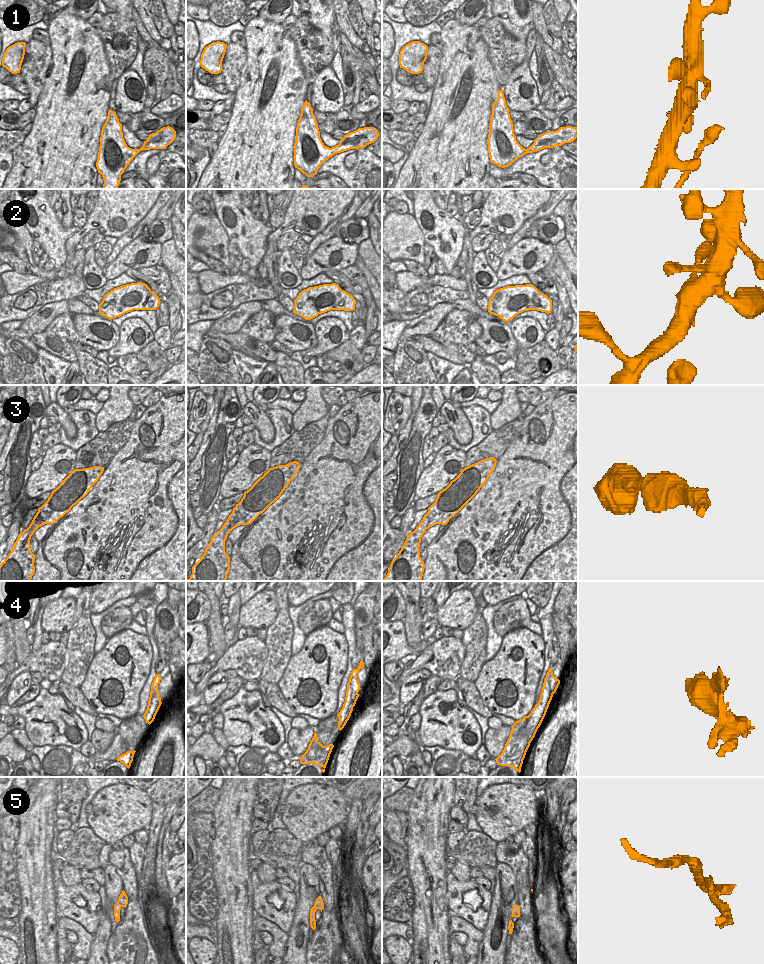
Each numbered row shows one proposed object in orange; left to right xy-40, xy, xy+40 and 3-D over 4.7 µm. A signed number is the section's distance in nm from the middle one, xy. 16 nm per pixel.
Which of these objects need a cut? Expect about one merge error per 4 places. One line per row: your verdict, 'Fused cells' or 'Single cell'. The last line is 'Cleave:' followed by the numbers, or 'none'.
1: Single cell
2: Single cell
3: Single cell
4: Fused cells
5: Fused cells
Cleave: 4, 5.

